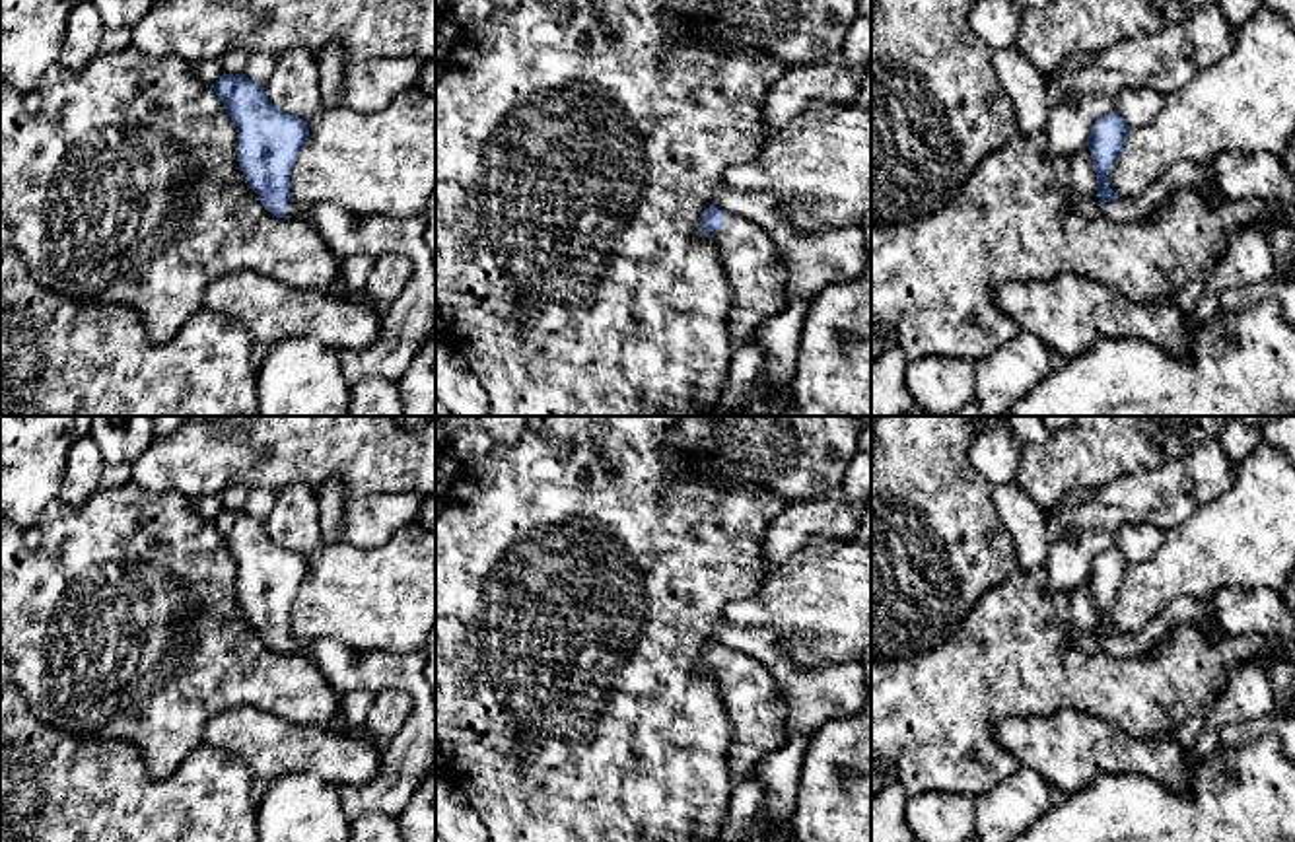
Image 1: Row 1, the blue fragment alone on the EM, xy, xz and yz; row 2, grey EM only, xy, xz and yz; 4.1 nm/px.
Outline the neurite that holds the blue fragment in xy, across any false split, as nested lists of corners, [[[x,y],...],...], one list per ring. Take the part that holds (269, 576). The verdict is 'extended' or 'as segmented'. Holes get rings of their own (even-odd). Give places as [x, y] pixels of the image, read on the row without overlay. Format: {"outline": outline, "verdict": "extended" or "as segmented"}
{"outline": [[[224,508],[212,525],[235,560],[235,589],[251,626],[272,651],[299,653],[305,640],[290,630],[290,603],[309,572],[309,560],[278,544],[264,521],[245,509]]], "verdict": "extended"}

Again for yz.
{"outline": [[[1118,546],[1106,548],[1093,558],[1085,579],[1091,587],[1093,605],[1097,609],[1097,634],[1101,640],[1101,649],[1106,655],[1114,659],[1147,655],[1176,626],[1217,626],[1211,601],[1184,595],[1174,599],[1167,609],[1159,611],[1159,614],[1138,632],[1120,634],[1108,622],[1108,605],[1124,585],[1128,564],[1130,562]]], "verdict": "extended"}

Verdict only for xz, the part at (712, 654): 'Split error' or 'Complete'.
Split error

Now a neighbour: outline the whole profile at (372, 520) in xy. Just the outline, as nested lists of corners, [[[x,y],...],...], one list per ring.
[[[414,492],[369,494],[358,500],[342,500],[338,543],[360,548],[383,544],[406,525],[418,521],[424,500],[424,496]]]

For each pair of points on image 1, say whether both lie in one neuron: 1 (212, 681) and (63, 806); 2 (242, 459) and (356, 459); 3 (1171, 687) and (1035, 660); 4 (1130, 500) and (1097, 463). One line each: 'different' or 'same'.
1: different
2: same
3: same
4: different

